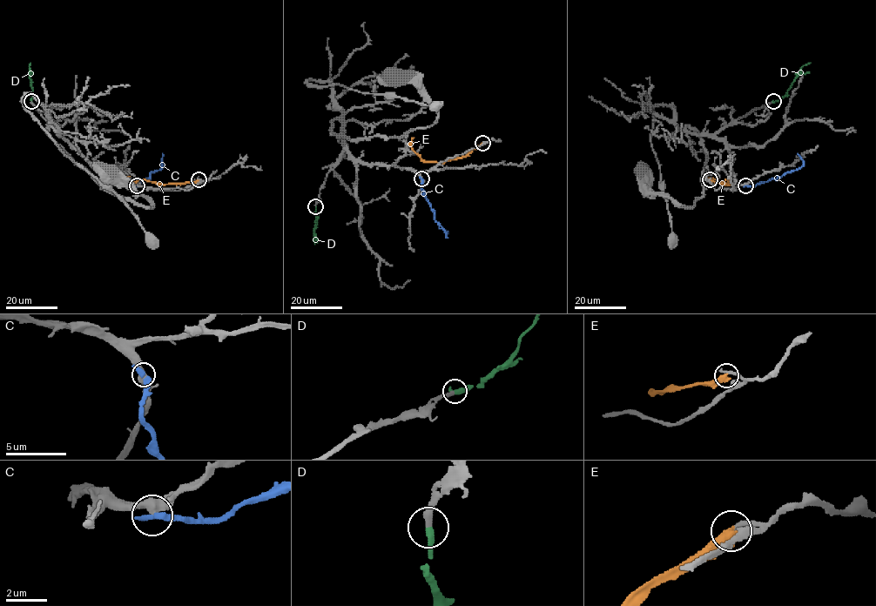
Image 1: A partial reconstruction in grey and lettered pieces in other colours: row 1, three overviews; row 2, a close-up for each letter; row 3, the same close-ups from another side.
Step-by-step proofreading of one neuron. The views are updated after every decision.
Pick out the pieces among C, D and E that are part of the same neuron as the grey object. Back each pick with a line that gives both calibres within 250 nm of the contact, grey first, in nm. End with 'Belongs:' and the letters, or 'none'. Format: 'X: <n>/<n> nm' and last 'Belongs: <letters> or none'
D: 320/400 nm
Belongs: D

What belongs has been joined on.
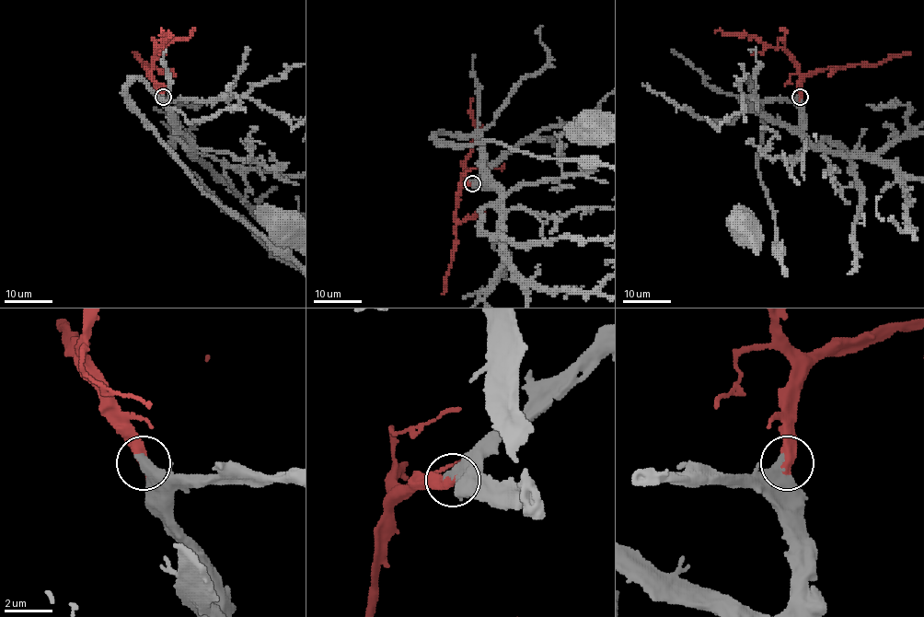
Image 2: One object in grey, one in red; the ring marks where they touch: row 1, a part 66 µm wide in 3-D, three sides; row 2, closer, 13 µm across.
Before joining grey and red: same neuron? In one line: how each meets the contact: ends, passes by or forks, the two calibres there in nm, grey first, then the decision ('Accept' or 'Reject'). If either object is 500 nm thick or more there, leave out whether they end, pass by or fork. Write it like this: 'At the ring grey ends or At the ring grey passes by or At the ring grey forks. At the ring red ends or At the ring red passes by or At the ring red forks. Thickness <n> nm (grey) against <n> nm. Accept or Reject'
Thickness 600 nm (grey) against 550 nm. Accept

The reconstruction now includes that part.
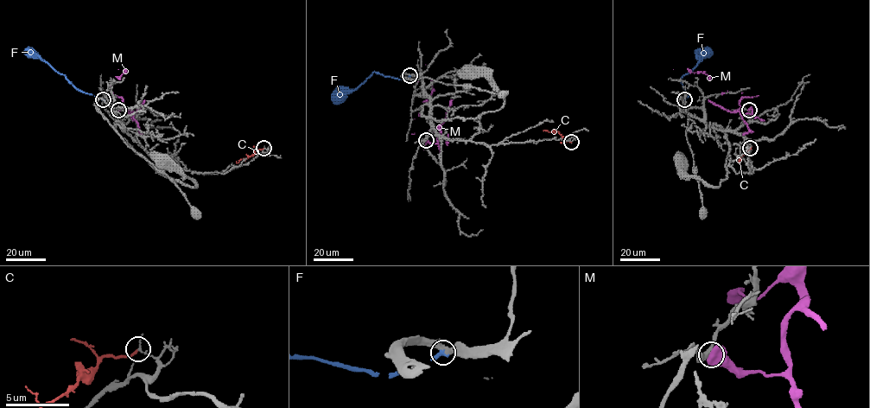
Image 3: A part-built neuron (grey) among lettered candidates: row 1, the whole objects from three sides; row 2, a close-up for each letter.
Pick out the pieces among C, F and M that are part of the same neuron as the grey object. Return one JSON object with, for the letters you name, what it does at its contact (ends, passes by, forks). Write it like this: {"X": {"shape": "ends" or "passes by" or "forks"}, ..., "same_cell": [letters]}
{"same_cell": []}

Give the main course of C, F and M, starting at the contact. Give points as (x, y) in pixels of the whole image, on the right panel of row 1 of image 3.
C: (750, 148), (739, 156), (739, 161)
F: (684, 99), (688, 95), (681, 79), (708, 51)
M: (749, 109), (752, 114), (740, 114), (742, 92), (721, 92), (703, 73), (690, 73), (690, 85)

